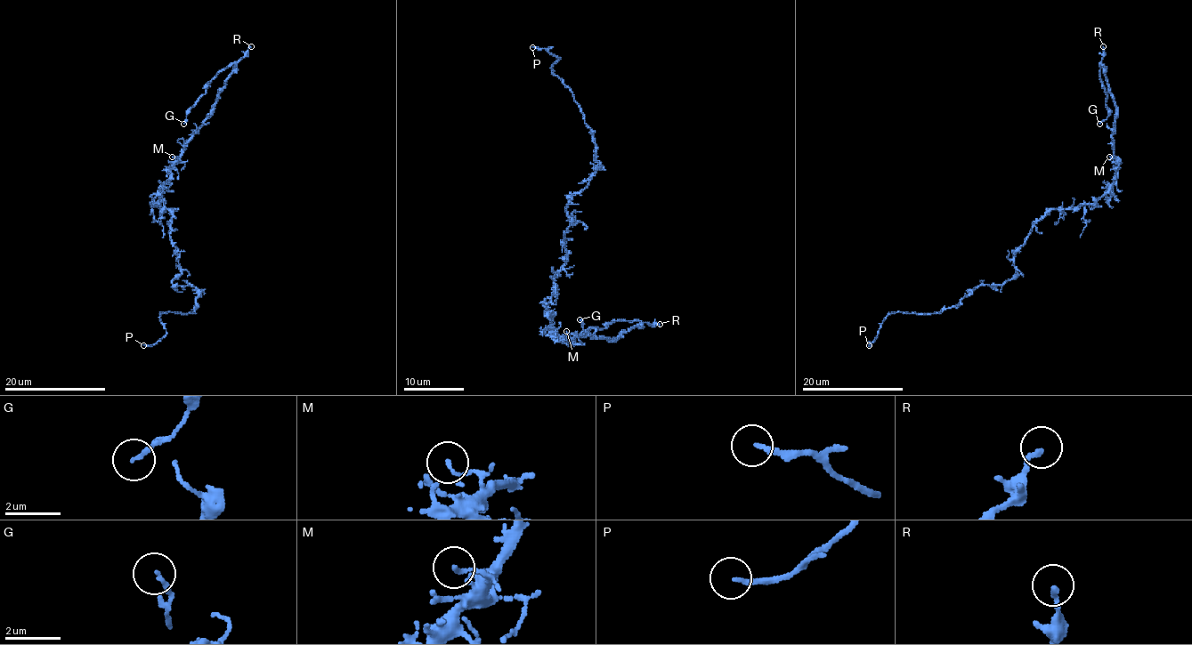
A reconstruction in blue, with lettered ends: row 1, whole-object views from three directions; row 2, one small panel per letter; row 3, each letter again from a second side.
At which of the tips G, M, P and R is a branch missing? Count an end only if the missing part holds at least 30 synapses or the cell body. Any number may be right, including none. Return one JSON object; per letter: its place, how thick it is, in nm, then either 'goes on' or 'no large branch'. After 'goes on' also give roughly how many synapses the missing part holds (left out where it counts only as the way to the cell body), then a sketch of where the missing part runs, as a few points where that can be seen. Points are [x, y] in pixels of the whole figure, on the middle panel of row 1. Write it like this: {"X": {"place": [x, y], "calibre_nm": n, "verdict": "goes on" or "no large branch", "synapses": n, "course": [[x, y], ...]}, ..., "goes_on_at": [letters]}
{"G": {"place": [579, 319], "calibre_nm": 160, "verdict": "no large branch"}, "M": {"place": [566, 331], "calibre_nm": 120, "verdict": "no large branch"}, "P": {"place": [532, 47], "calibre_nm": 180, "verdict": "goes on", "course": [[532, 47], [482, 48], [476, 44], [475, 47]]}, "R": {"place": [660, 324], "calibre_nm": 180, "verdict": "no large branch"}, "goes_on_at": ["P"]}

